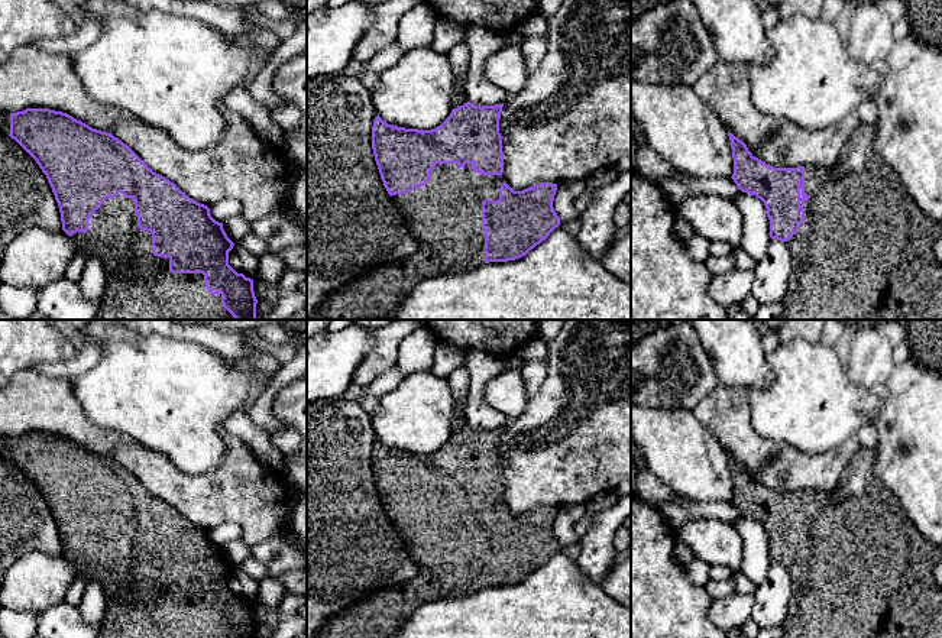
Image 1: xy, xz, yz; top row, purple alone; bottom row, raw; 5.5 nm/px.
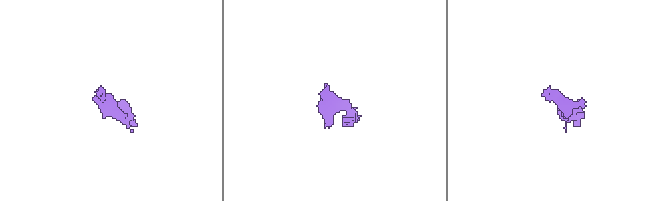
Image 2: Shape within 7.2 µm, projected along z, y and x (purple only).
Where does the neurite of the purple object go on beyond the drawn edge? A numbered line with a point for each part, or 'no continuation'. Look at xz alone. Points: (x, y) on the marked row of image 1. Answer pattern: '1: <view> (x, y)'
1: xz (444, 216)

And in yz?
1: yz (866, 251)

